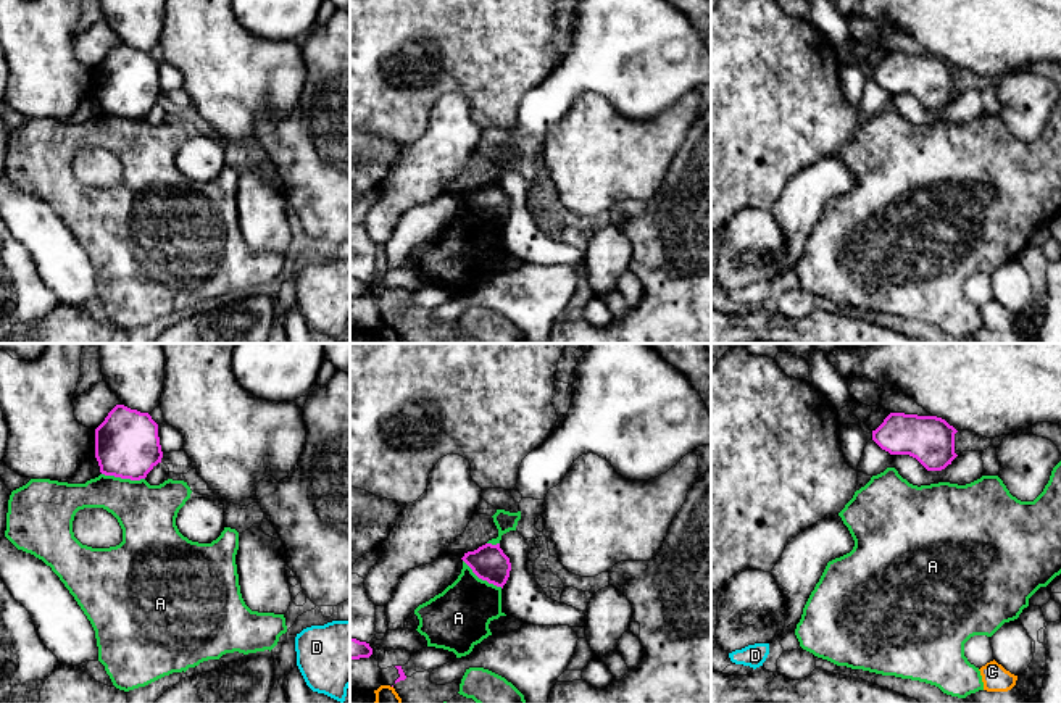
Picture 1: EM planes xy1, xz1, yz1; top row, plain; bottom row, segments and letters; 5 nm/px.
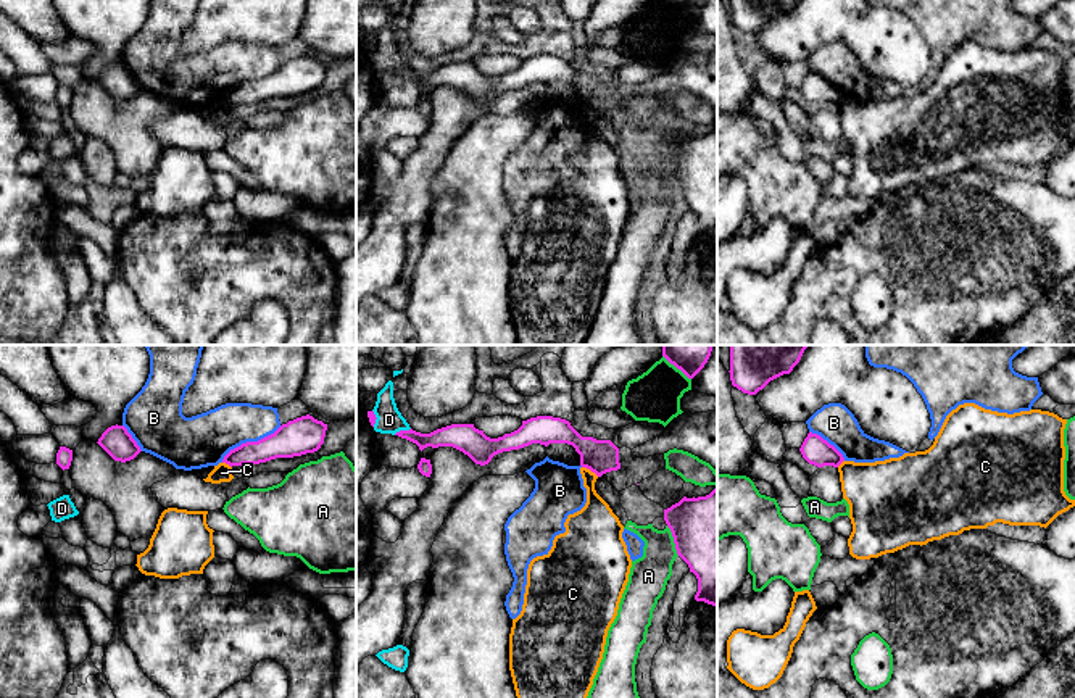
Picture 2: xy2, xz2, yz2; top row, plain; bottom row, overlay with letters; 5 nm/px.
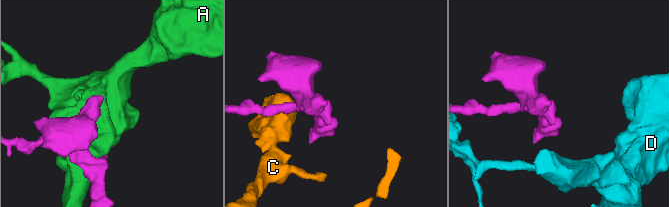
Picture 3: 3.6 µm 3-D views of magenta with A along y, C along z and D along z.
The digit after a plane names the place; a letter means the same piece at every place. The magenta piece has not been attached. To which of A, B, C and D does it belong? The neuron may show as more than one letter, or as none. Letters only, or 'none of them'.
none of them

